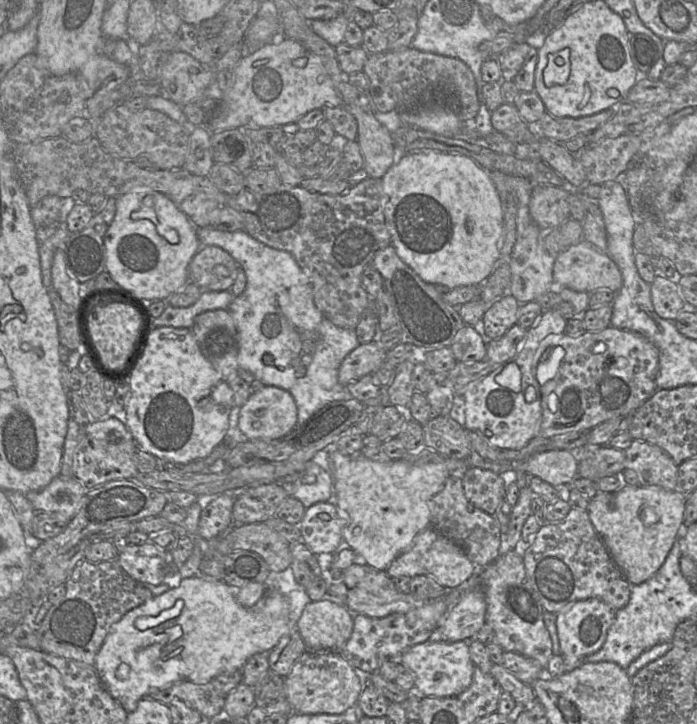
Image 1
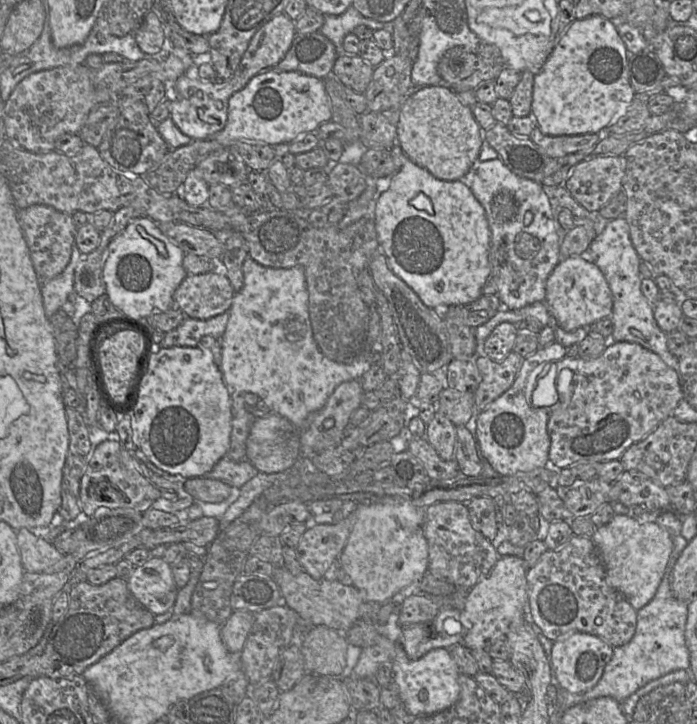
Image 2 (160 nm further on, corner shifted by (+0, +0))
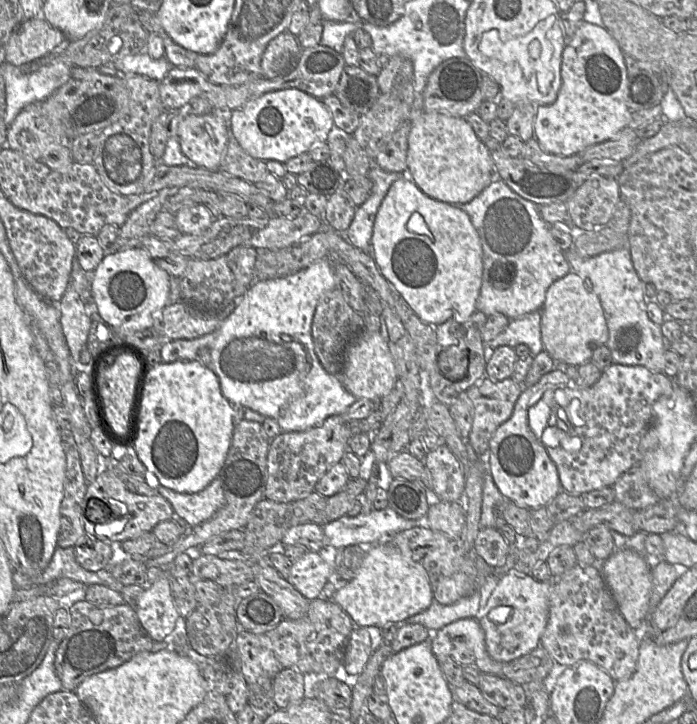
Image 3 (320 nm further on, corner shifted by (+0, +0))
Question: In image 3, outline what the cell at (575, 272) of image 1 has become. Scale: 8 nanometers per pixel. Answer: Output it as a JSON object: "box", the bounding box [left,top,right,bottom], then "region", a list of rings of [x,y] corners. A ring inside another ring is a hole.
{"box":[541,271,608,367],"region":[[[574,271],[554,281],[541,310],[543,349],[556,363],[579,367],[592,360],[594,350],[608,341],[608,328],[598,296]]]}

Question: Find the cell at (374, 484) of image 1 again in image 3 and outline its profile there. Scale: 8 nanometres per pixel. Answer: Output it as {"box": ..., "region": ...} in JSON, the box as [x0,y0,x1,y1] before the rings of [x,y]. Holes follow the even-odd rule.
{"box":[332,540,433,629],"region":[[[385,540],[367,547],[356,576],[338,589],[332,600],[350,617],[355,626],[376,626],[382,629],[385,625],[406,621],[426,610],[433,601],[433,595],[425,569],[412,558],[409,549],[401,549],[391,540]]]}

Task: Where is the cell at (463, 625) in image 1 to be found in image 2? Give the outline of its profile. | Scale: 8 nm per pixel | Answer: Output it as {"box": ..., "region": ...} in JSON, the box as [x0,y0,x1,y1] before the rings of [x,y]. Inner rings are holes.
{"box":[461,556,530,651],"region":[[[500,556],[490,572],[466,593],[461,609],[461,624],[465,629],[462,644],[468,649],[488,651],[491,644],[506,639],[510,626],[530,617],[527,572],[524,557]]]}

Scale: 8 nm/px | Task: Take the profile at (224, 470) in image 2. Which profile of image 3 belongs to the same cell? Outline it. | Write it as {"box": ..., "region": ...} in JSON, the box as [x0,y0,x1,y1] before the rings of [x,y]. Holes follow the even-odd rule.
{"box":[145,469,224,526],"region":[[[146,469],[145,482],[170,503],[176,518],[185,521],[189,526],[196,526],[210,517],[222,506],[224,493],[219,477],[211,481],[197,493],[180,493],[162,486],[157,477]]]}

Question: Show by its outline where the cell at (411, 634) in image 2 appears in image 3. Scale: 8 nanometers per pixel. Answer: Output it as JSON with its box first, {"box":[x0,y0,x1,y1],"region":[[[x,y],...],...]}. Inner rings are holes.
{"box":[431,618,504,676],"region":[[[475,618],[454,621],[431,634],[431,650],[437,656],[449,656],[457,664],[472,665],[480,671],[504,676],[503,663],[490,657],[485,634]]]}

